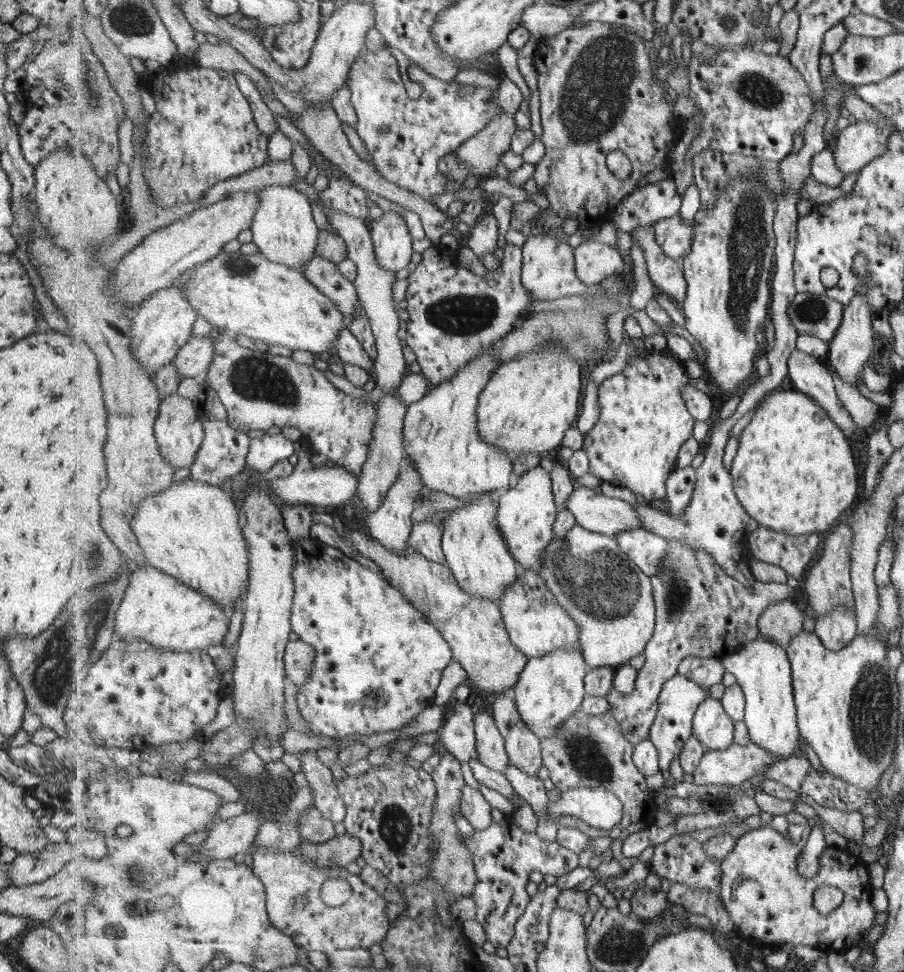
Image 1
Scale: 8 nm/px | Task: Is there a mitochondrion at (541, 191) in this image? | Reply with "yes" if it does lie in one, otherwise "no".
no

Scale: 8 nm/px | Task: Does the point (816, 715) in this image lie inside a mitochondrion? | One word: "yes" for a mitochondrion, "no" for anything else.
no

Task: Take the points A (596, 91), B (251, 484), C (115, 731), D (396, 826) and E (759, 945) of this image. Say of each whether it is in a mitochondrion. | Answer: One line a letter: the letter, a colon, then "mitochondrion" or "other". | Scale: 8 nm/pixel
A: mitochondrion
B: other
C: other
D: mitochondrion
E: other

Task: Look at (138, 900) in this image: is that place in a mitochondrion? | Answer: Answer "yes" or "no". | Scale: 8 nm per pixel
yes

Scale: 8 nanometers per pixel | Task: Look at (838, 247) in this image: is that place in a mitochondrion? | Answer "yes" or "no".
no

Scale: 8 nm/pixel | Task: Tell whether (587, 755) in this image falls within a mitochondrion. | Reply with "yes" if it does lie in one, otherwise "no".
yes

